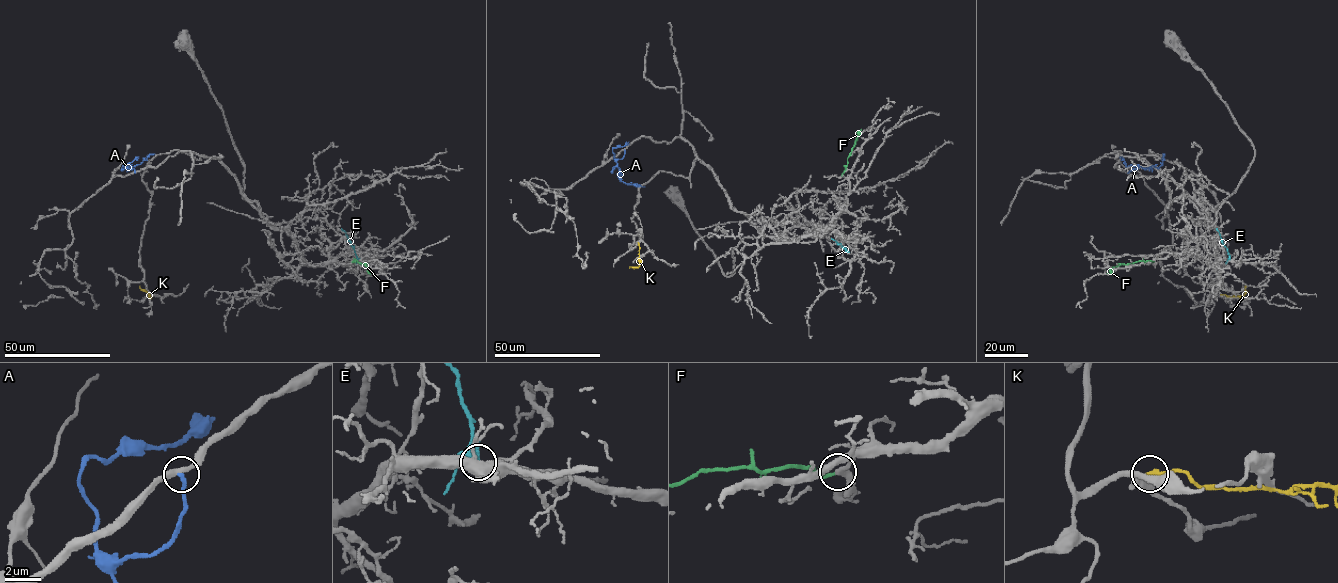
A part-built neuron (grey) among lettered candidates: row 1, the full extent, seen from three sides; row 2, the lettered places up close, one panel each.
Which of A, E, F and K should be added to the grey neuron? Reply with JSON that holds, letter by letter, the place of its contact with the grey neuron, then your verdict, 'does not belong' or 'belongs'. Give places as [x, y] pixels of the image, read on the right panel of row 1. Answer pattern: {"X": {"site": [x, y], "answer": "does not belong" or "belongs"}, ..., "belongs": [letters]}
{"A": {"site": [1127, 172], "answer": "does not belong"}, "E": {"site": [1229, 259], "answer": "does not belong"}, "F": {"site": [1153, 261], "answer": "does not belong"}, "K": {"site": [1221, 294], "answer": "does not belong"}, "belongs": []}

